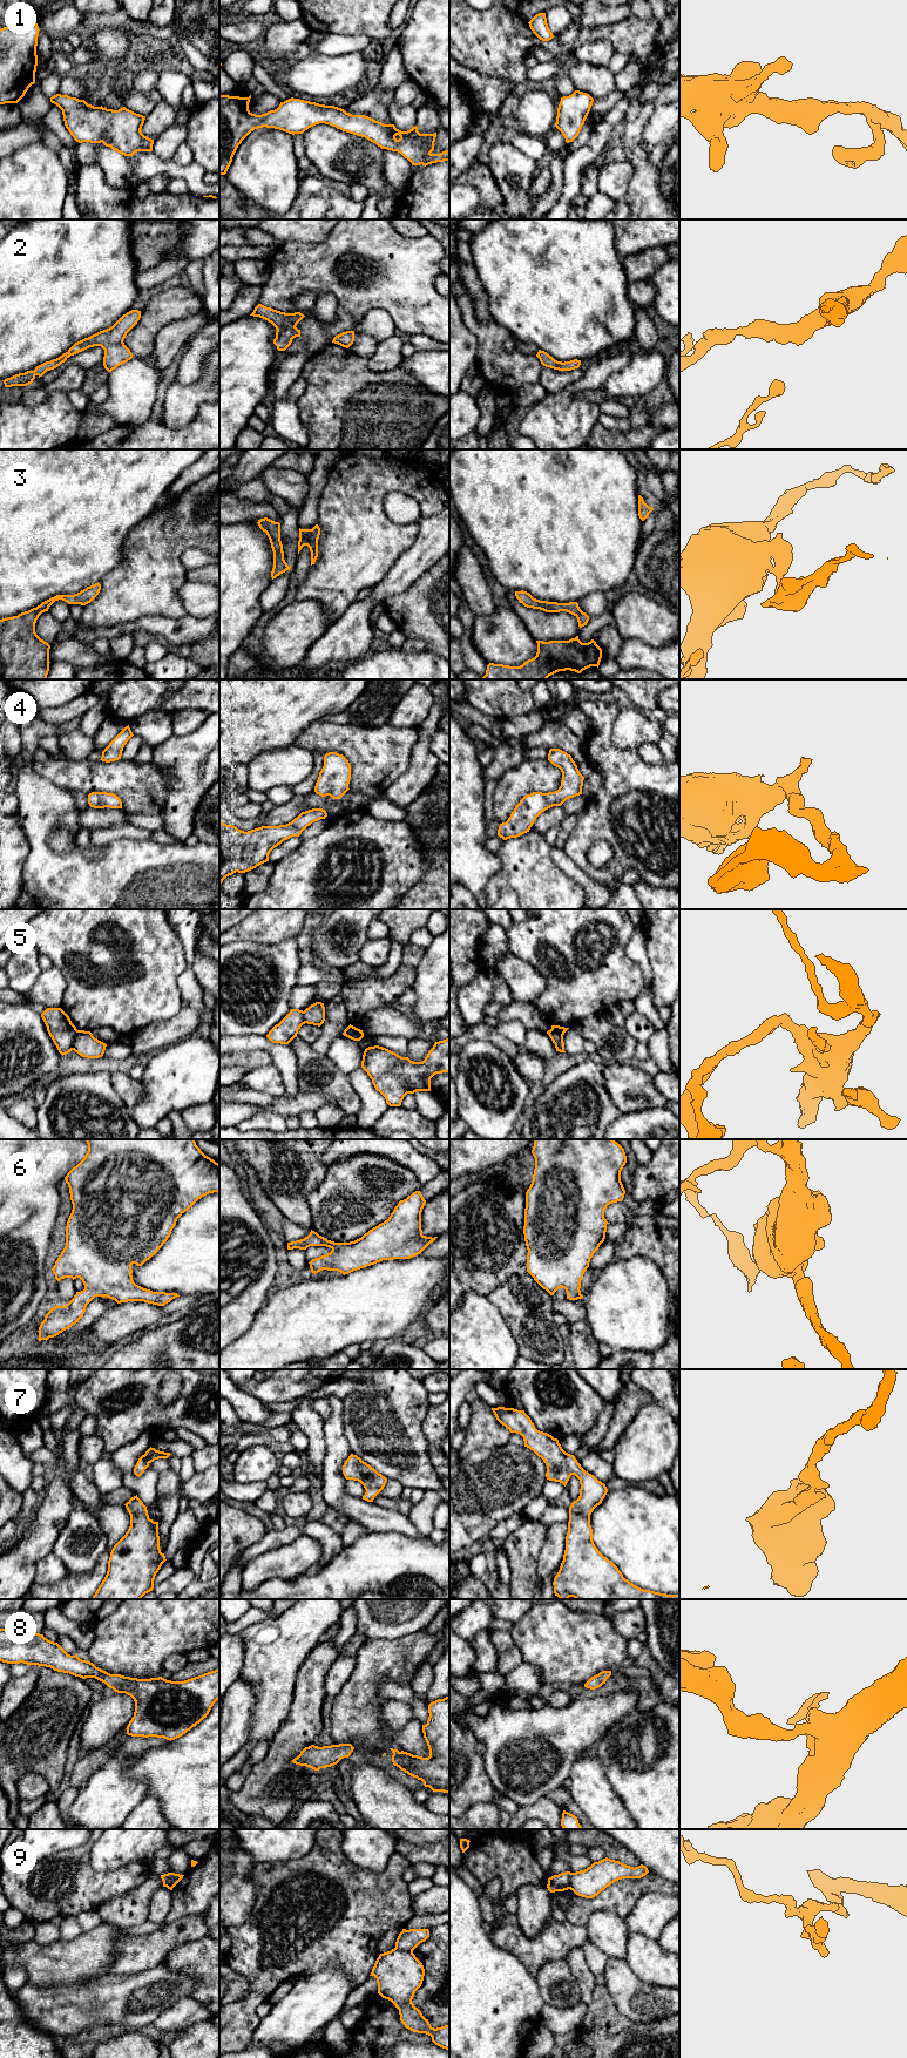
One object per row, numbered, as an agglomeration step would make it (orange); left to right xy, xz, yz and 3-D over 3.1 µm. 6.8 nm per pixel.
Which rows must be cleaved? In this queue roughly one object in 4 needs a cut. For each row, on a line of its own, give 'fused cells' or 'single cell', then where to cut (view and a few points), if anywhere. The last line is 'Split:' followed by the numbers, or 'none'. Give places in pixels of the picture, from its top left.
1: single cell; cut none
2: single cell; cut none
3: single cell; cut none
4: single cell; cut none
5: fused cells; cut xy (79, 1030), (72, 1049)
6: single cell; cut none
7: single cell; cut none
8: single cell; cut none
9: fused cells; cut xz (396, 1947), (412, 1951)
Split: 5, 9

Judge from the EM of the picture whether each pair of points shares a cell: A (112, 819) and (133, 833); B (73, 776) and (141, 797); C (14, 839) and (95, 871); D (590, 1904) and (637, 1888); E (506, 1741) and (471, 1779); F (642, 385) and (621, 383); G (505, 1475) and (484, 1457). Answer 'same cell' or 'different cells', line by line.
A: different cells
B: same cell
C: different cells
D: same cell
E: different cells
F: same cell
G: same cell

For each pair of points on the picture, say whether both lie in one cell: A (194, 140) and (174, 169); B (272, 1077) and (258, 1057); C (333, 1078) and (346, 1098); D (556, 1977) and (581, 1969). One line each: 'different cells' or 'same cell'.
A: different cells
B: different cells
C: same cell
D: different cells

